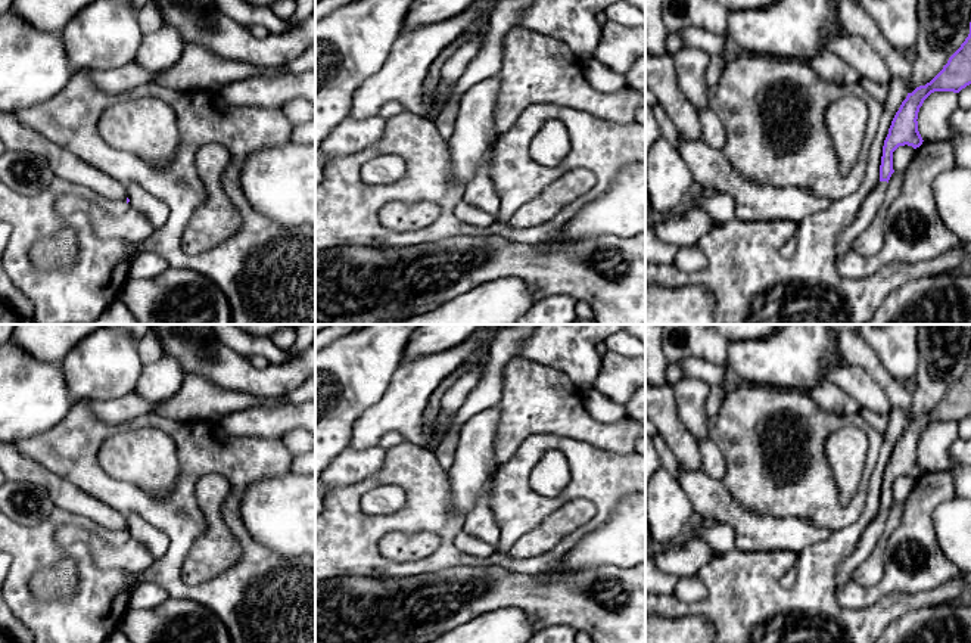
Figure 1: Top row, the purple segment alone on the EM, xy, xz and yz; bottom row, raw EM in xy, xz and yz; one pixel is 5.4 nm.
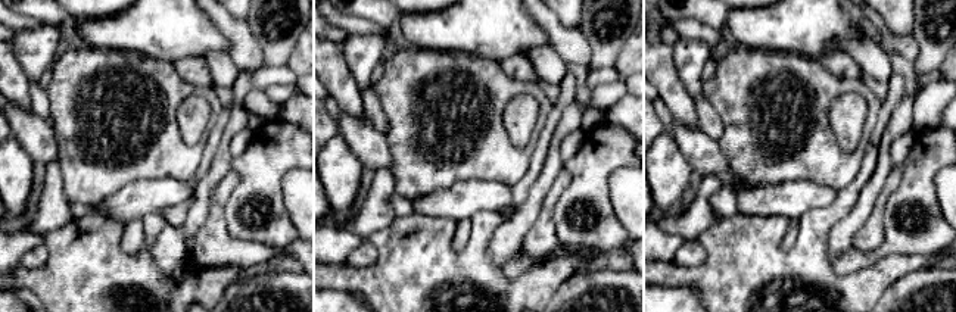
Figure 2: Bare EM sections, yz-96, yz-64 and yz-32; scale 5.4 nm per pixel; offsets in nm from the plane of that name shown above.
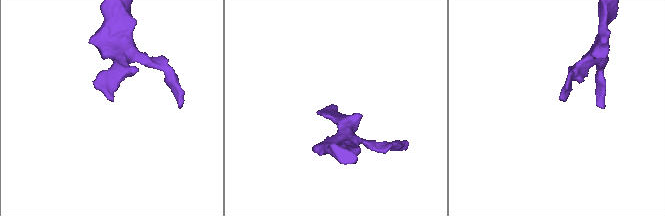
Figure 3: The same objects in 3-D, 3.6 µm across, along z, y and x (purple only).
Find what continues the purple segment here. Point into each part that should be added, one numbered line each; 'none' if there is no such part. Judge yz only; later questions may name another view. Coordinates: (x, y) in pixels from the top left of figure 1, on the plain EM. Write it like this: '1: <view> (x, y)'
1: yz (871, 536)

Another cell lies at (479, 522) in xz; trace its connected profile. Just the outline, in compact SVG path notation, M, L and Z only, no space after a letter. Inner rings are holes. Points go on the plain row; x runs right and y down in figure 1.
M489 479L480 490L473 509L466 516L461 529L494 547L497 547L499 535L497 524L489 504L489 493L492 479Z

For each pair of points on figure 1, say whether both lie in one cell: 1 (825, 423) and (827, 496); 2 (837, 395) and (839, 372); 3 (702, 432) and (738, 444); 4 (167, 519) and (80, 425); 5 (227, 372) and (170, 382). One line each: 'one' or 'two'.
1: one
2: two
3: two
4: one
5: two

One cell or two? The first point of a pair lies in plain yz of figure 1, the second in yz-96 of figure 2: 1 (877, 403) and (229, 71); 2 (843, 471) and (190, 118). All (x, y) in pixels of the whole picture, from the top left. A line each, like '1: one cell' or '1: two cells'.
1: one cell
2: one cell

